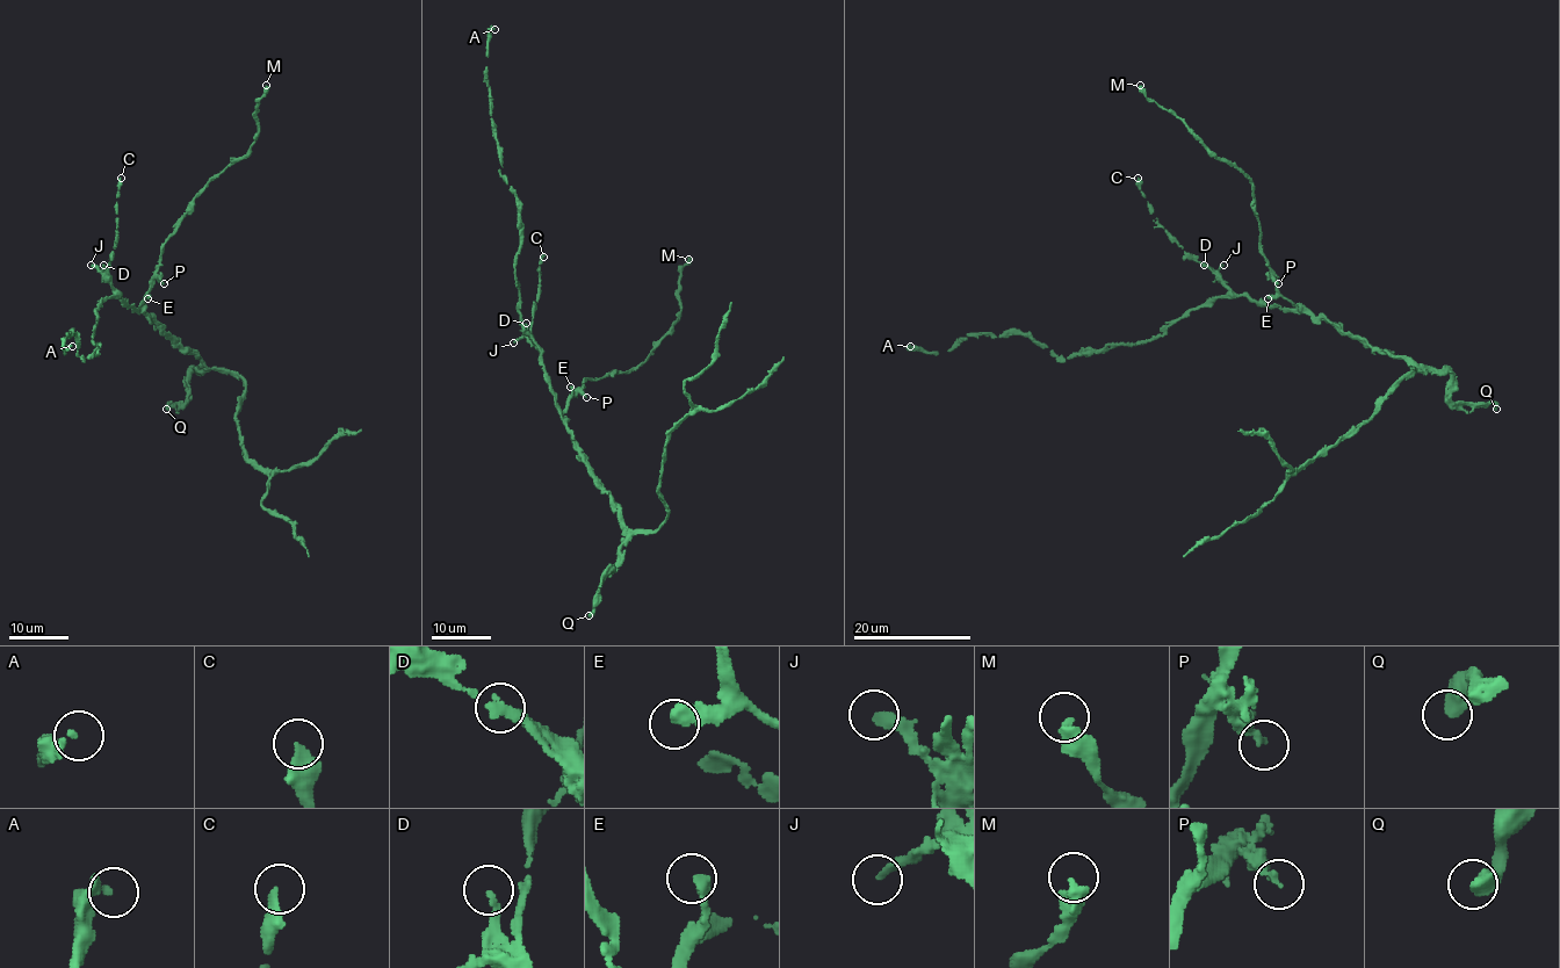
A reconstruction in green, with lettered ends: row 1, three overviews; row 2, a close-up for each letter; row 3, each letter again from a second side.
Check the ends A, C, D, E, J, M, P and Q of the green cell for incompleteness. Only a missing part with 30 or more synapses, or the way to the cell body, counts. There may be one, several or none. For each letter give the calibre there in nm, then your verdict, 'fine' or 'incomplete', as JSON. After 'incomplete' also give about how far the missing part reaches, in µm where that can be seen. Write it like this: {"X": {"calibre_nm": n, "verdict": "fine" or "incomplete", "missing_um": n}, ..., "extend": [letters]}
{"A": {"calibre_nm": 320, "verdict": "fine"}, "C": {"calibre_nm": 340, "verdict": "fine"}, "D": {"calibre_nm": 200, "verdict": "fine"}, "E": {"calibre_nm": 400, "verdict": "fine"}, "J": {"calibre_nm": 280, "verdict": "fine"}, "M": {"calibre_nm": 480, "verdict": "fine"}, "P": {"calibre_nm": 170, "verdict": "fine"}, "Q": {"calibre_nm": 480, "verdict": "fine"}, "extend": []}

